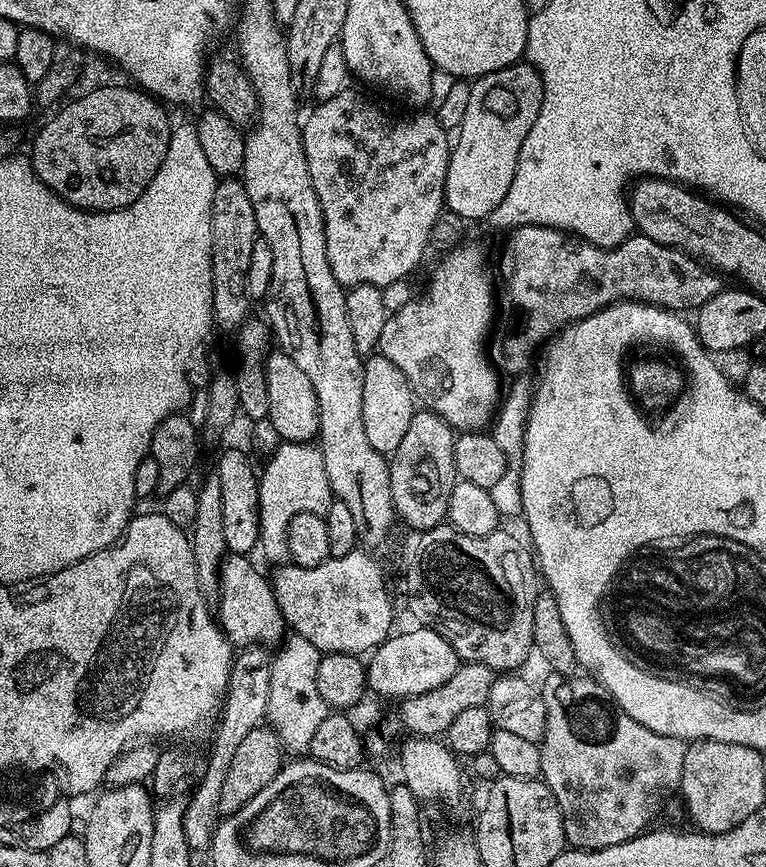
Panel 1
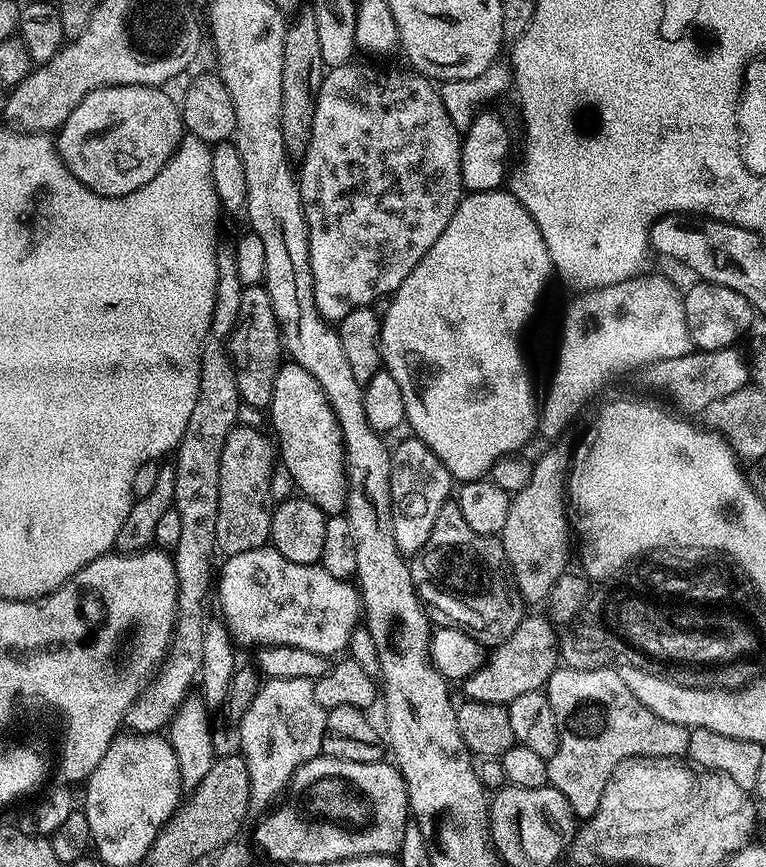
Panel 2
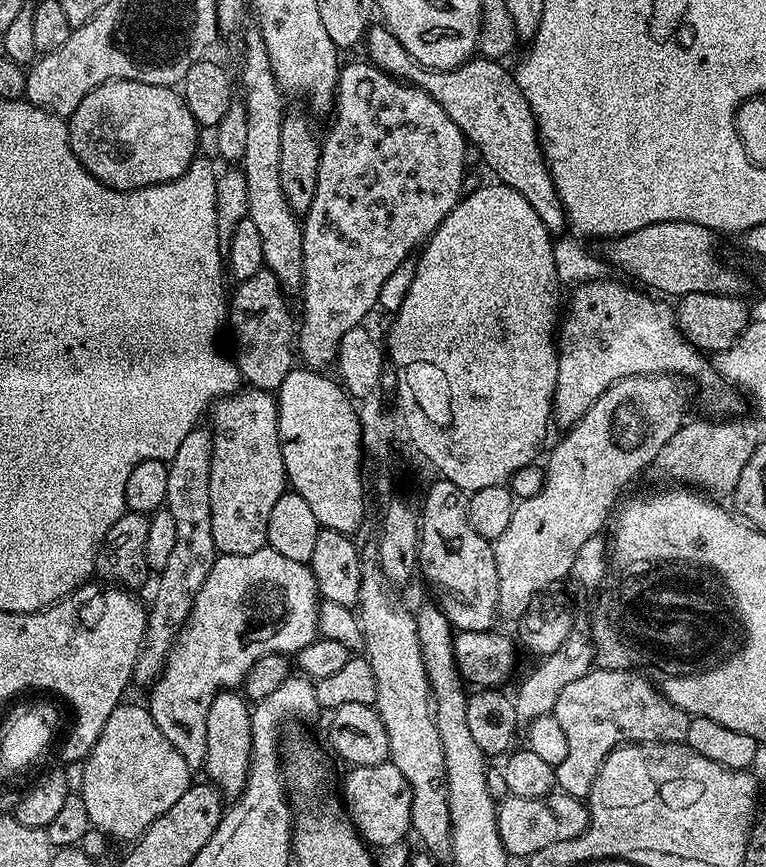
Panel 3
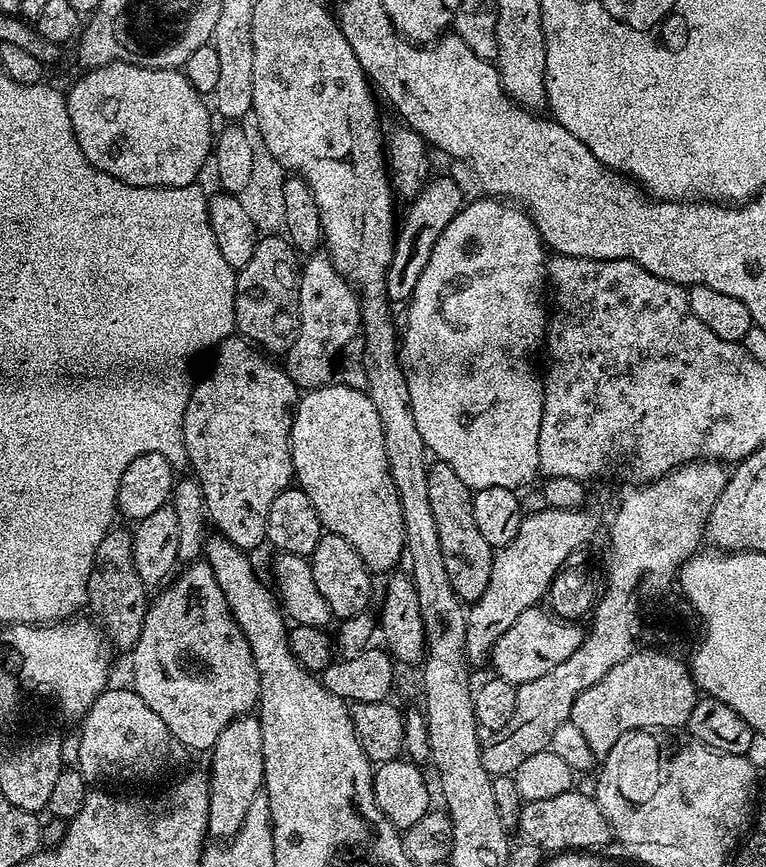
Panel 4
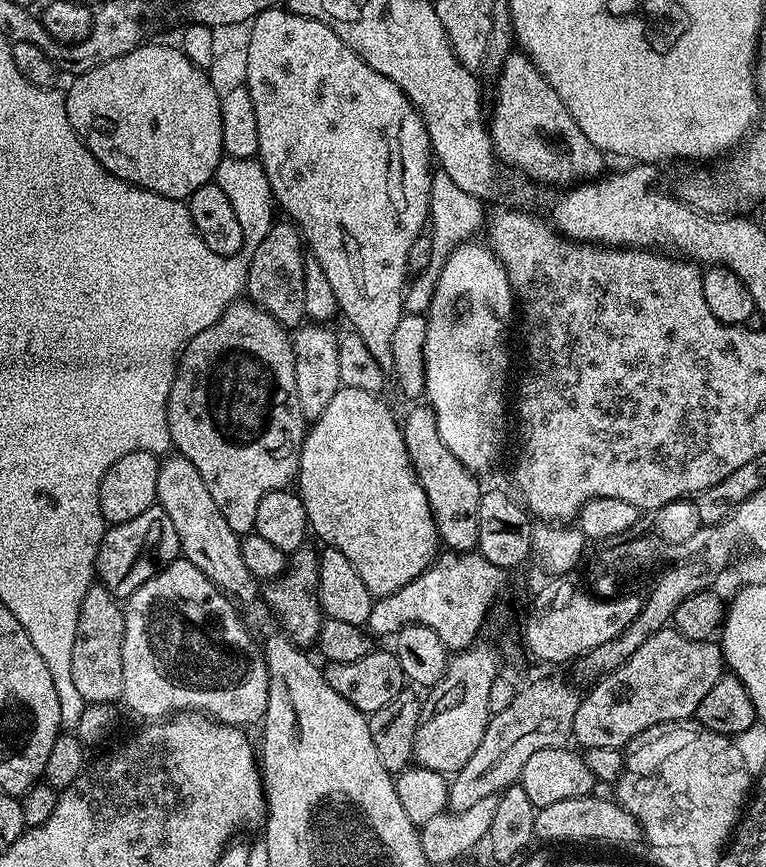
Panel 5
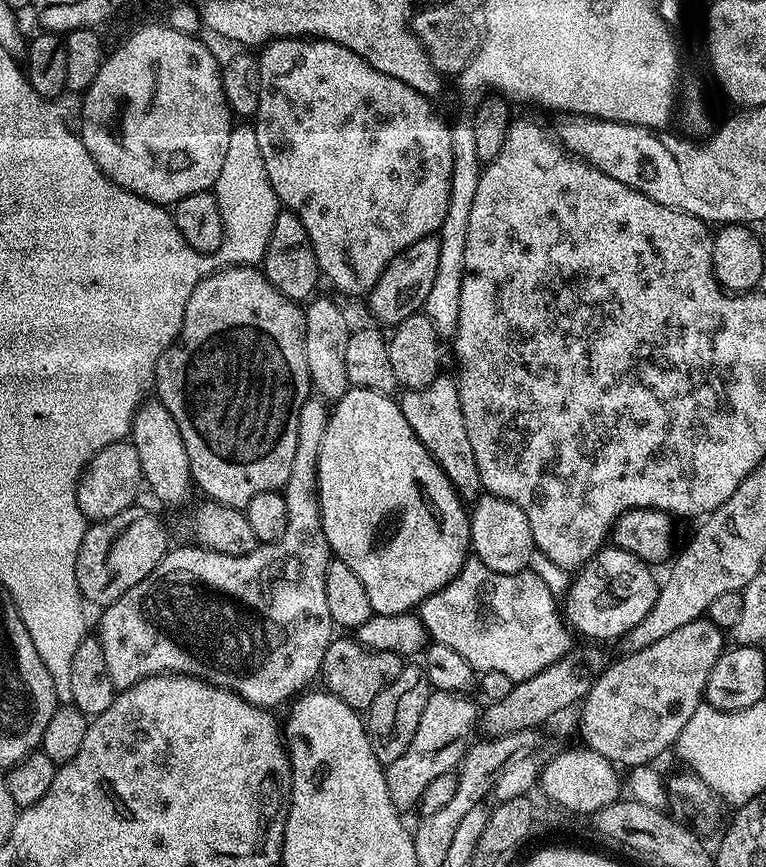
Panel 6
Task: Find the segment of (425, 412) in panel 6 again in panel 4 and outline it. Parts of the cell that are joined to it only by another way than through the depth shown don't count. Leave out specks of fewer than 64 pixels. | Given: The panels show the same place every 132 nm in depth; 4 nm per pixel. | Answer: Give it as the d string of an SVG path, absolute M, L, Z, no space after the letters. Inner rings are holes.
M436 462L428 469L426 482L430 493L430 510L434 510L434 523L438 525L438 542L442 546L442 566L450 578L452 588L461 601L474 602L482 598L490 582L494 549L482 538L478 522L474 522L472 509L473 489L465 486L462 478L450 466Z

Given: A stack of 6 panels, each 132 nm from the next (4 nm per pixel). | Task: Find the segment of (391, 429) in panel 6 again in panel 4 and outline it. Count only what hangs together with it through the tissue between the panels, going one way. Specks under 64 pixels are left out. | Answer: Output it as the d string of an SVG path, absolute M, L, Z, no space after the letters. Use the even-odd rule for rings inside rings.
M342 382L325 384L322 388L305 391L296 401L292 413L292 470L295 483L314 502L321 525L328 532L346 538L373 574L388 574L405 555L402 506L394 490L394 478L390 478L390 466L386 462L386 442L382 438L382 422L378 422L378 410L370 402L367 391L348 388Z

